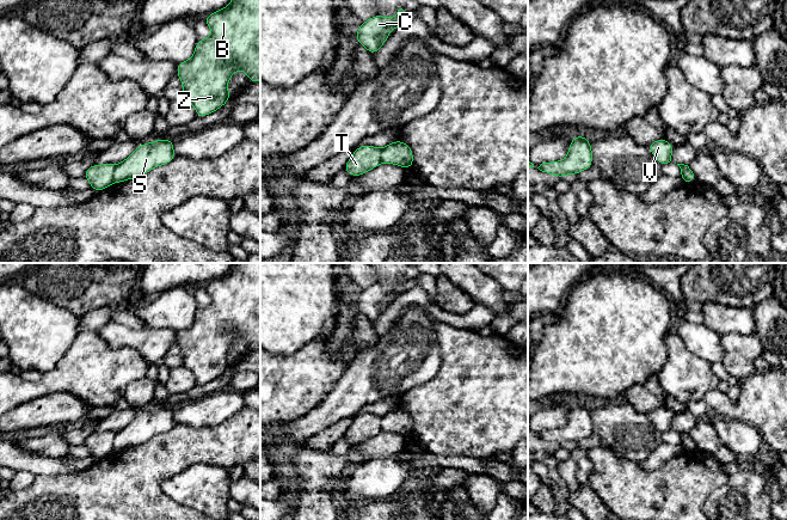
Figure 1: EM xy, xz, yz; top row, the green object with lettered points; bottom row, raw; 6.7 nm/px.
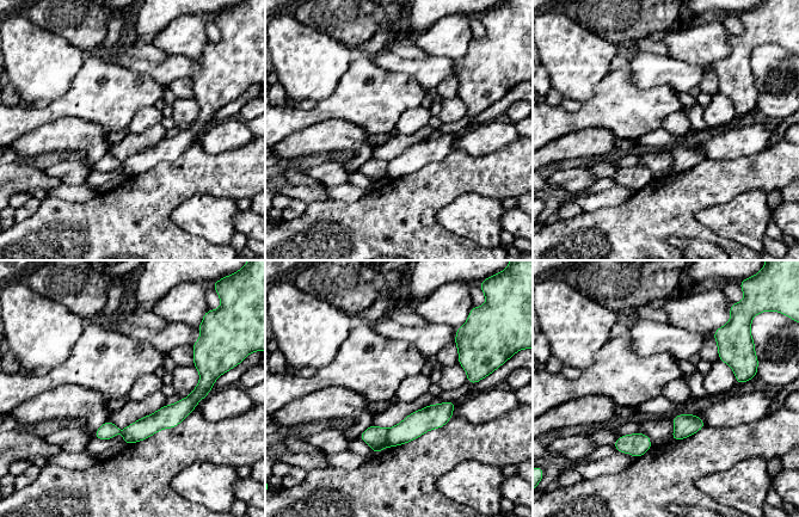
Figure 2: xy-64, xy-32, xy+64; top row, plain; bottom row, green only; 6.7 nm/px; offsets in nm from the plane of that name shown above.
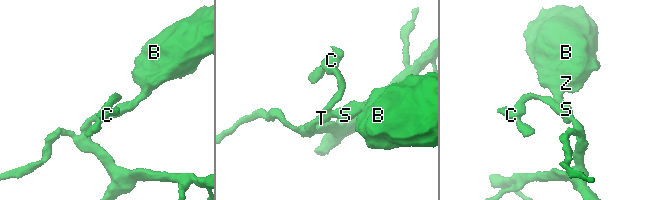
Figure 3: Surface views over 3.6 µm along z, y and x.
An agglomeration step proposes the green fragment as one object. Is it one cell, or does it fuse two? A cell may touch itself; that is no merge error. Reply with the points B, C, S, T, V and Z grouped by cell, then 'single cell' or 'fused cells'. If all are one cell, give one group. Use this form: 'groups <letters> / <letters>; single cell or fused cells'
groups B S Z / C T V; fused cells

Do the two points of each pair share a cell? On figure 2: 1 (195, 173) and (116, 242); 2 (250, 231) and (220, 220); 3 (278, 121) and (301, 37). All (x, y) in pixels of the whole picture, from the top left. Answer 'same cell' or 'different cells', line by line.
1: same cell
2: different cells
3: different cells

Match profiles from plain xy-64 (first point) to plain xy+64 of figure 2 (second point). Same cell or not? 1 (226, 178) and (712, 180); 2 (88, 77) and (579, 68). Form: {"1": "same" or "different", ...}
{"1": "same", "2": "different"}

